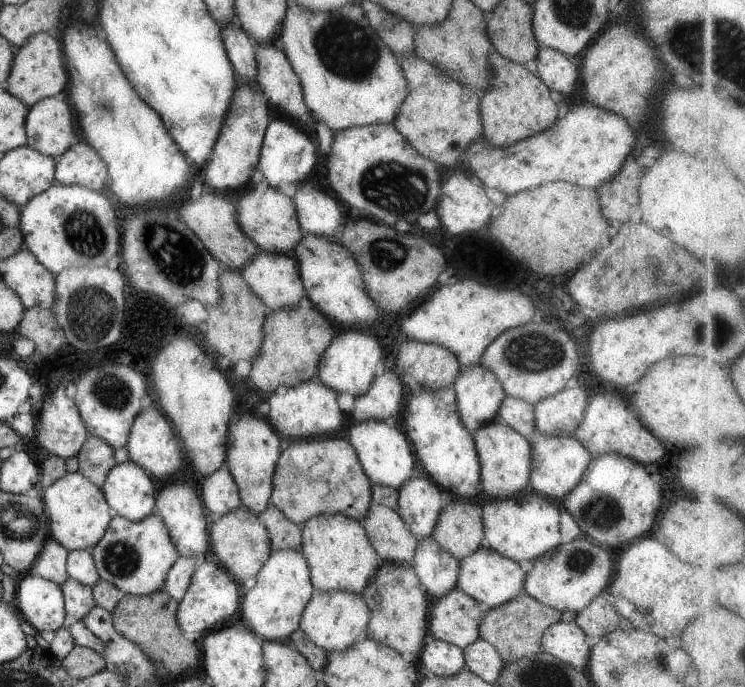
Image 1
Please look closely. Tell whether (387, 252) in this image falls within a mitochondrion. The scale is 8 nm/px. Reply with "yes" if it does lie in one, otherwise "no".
yes

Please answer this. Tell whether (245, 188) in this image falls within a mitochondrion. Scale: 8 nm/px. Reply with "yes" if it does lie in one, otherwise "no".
no

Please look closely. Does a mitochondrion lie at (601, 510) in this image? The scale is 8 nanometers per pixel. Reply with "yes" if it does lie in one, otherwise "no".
yes

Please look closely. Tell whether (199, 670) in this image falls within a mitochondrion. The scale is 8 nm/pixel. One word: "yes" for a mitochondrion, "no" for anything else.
no

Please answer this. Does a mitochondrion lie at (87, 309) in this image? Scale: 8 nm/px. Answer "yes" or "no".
yes

